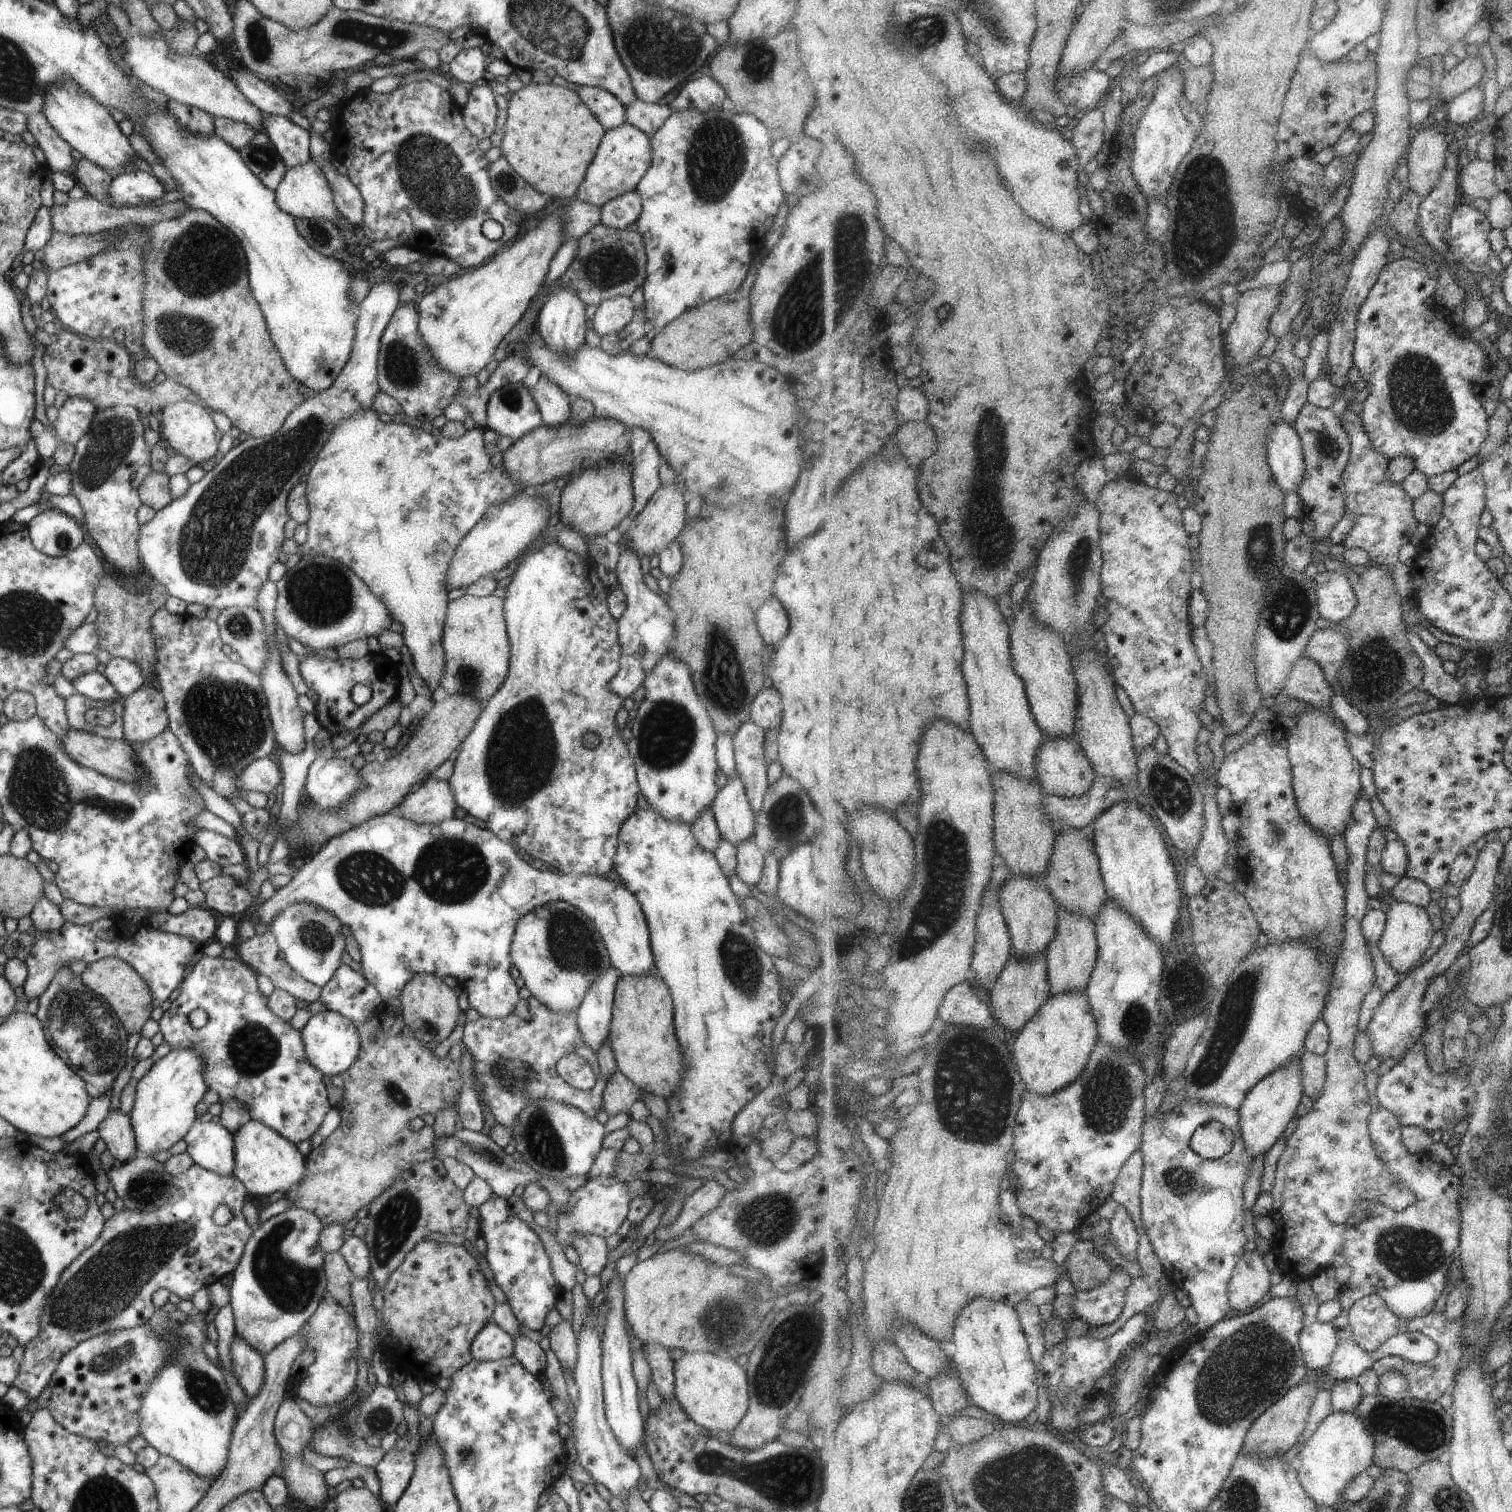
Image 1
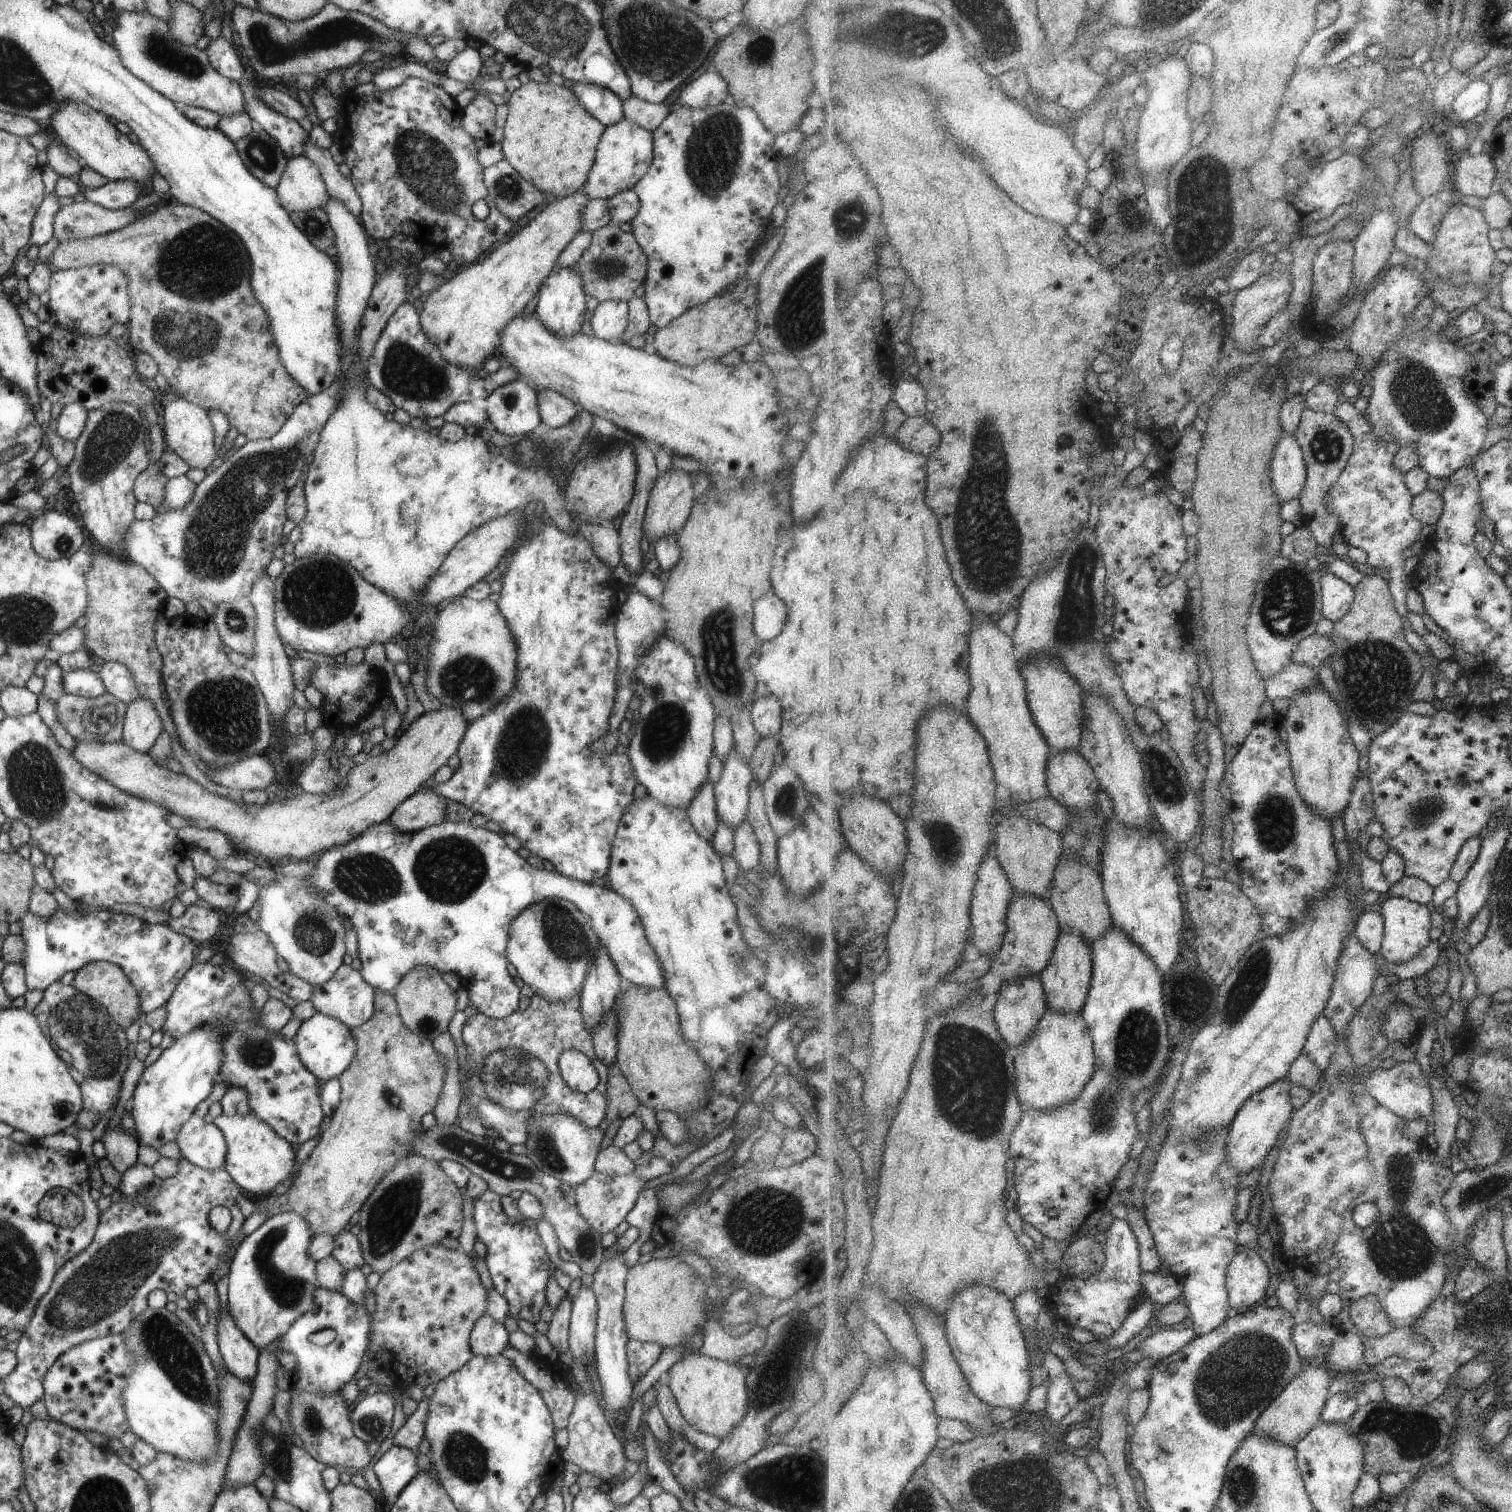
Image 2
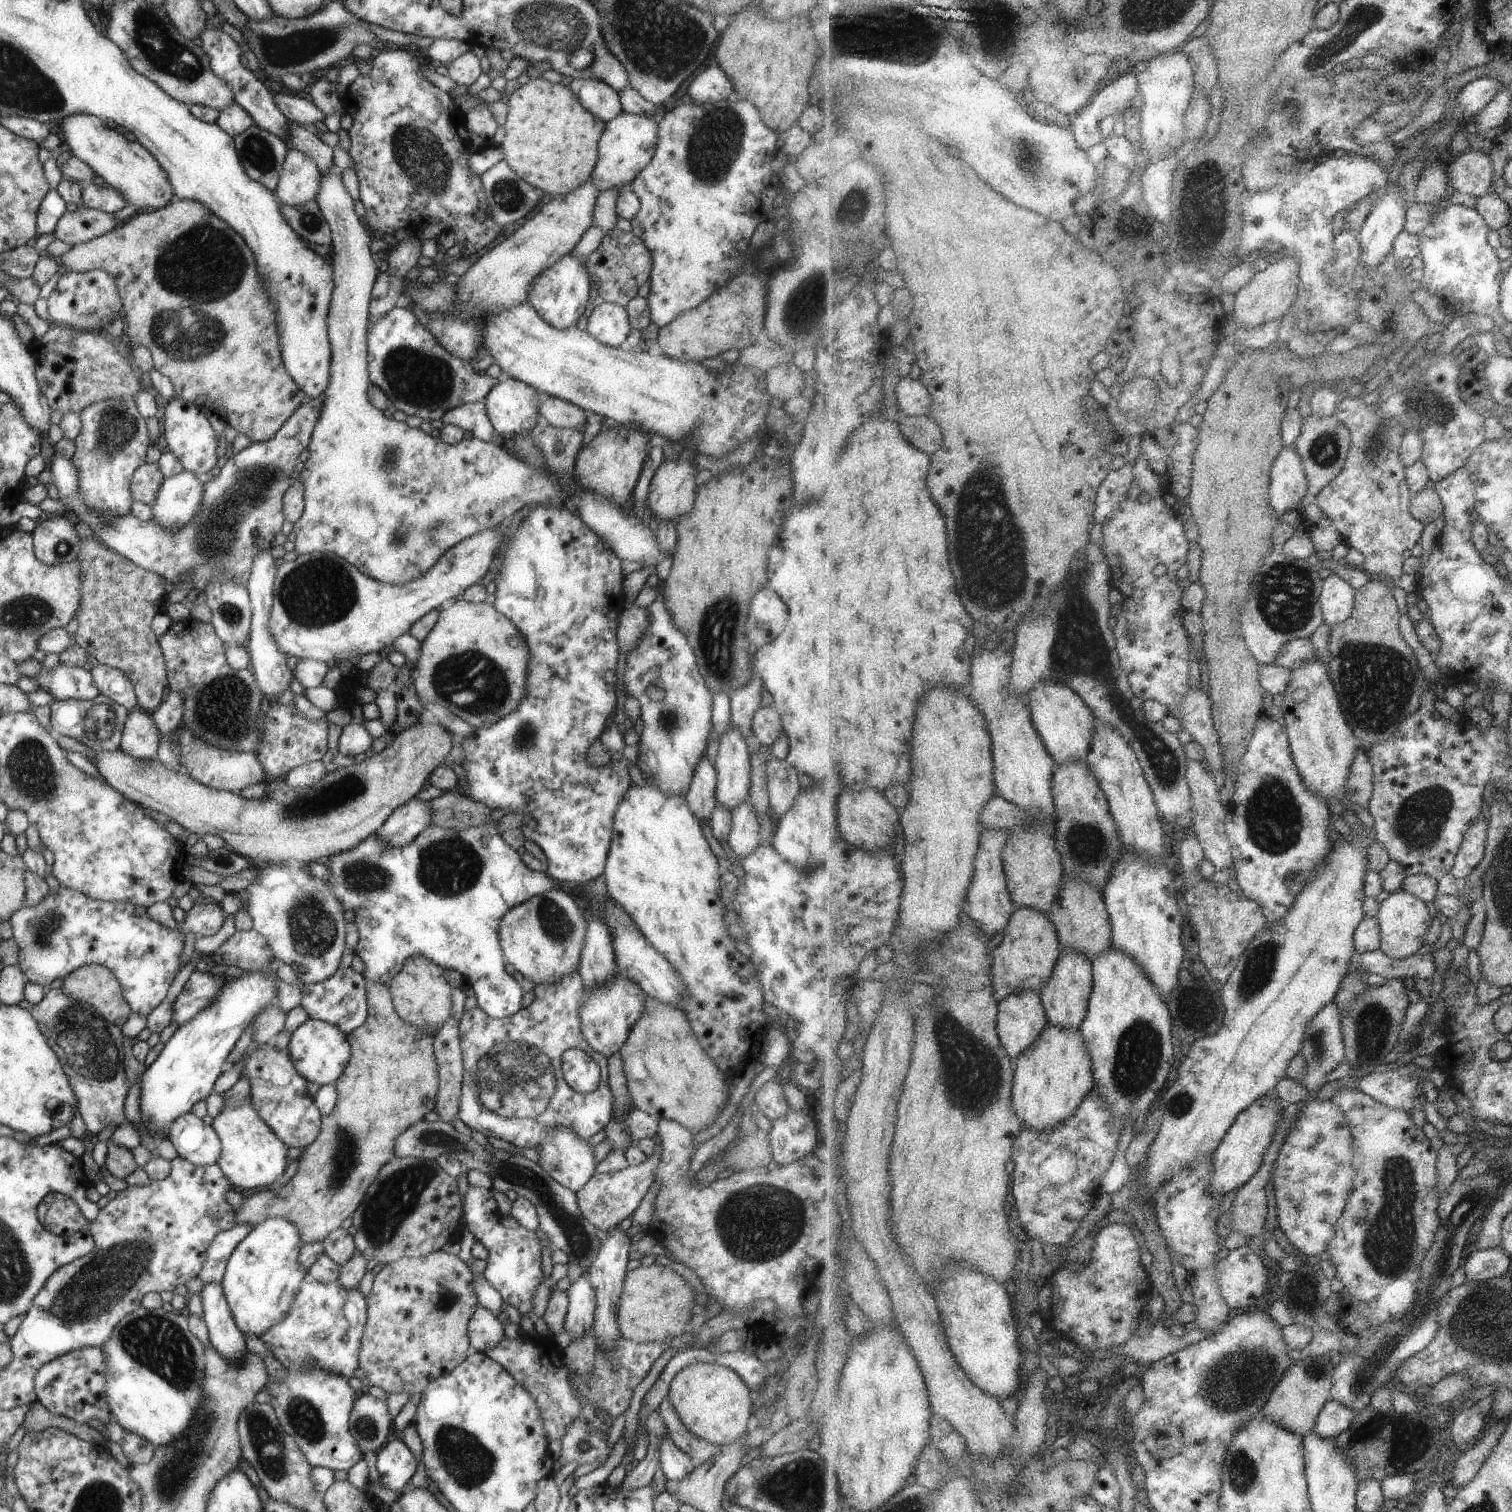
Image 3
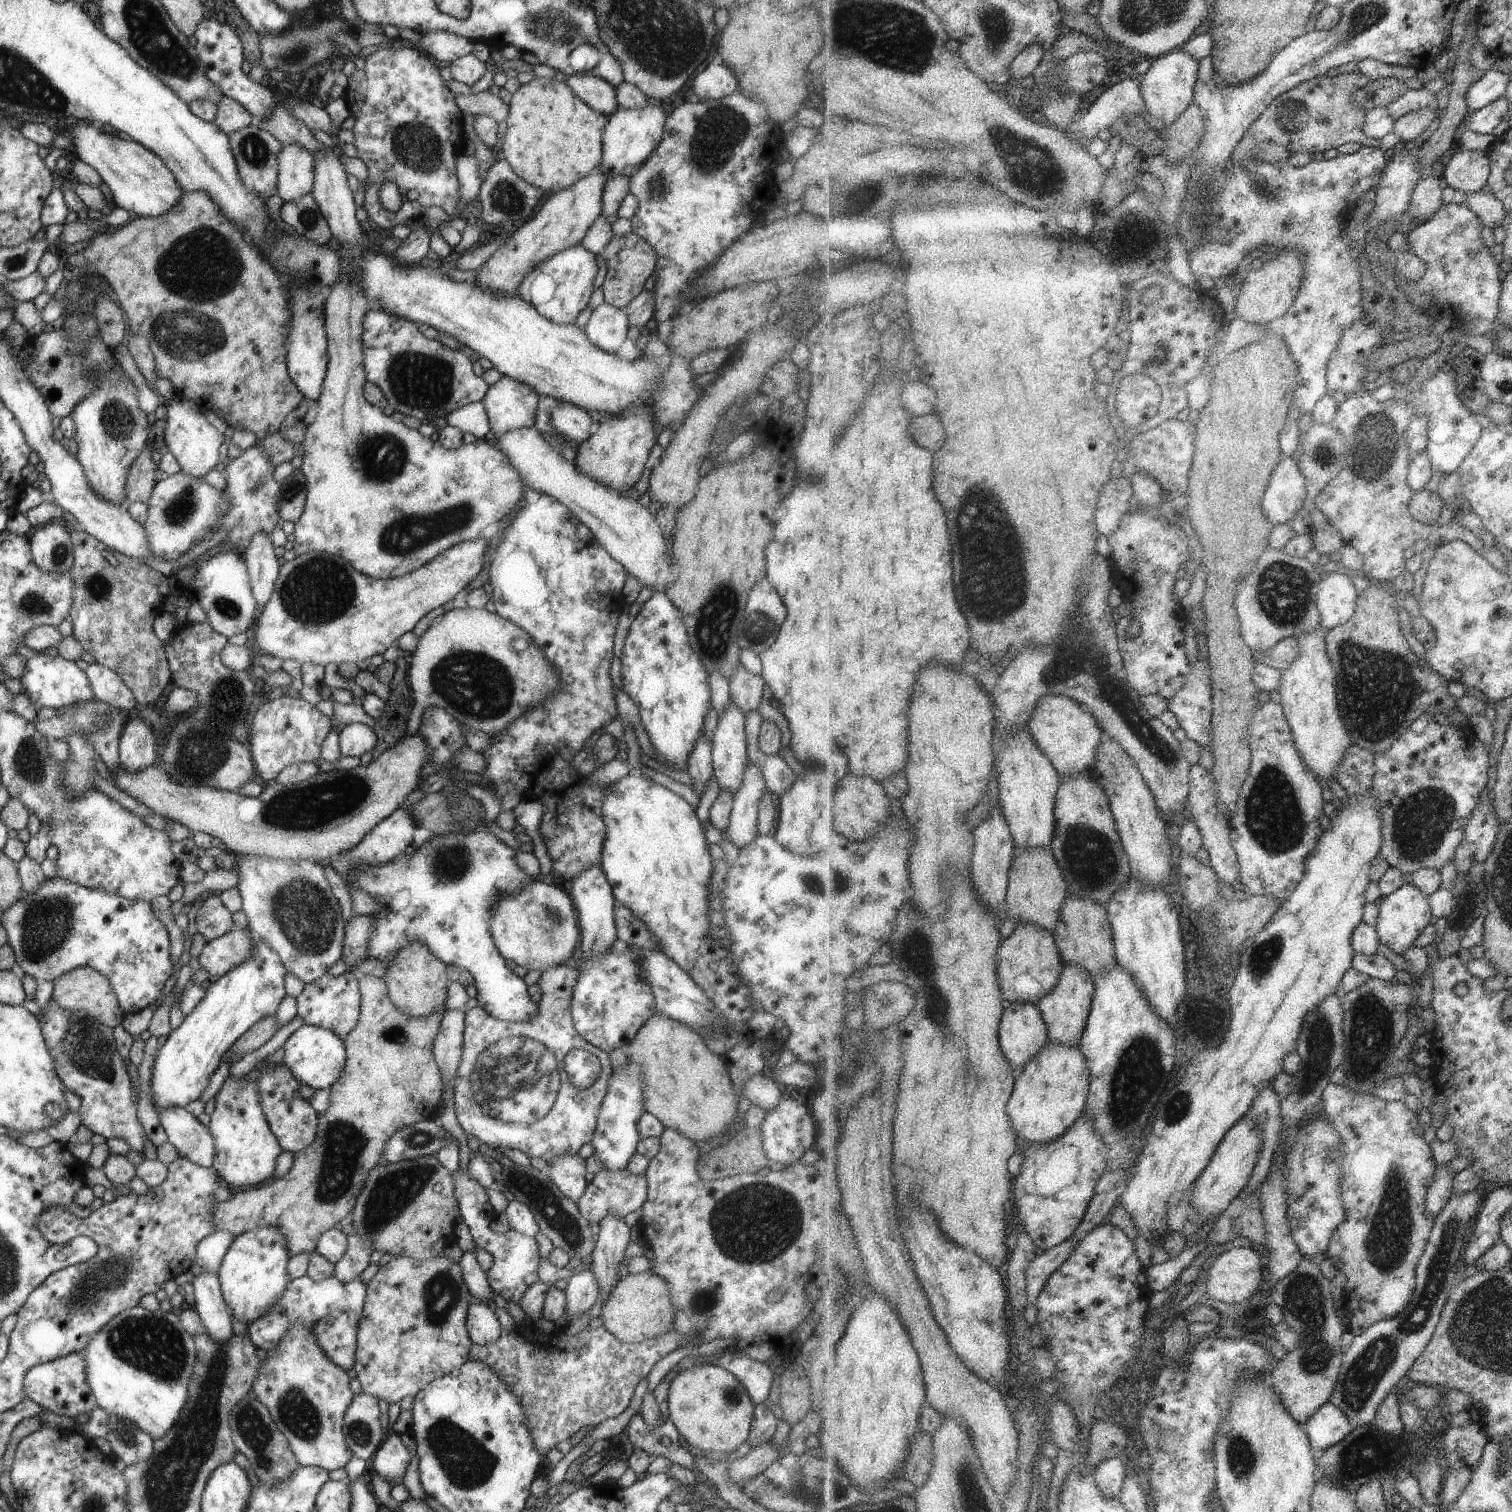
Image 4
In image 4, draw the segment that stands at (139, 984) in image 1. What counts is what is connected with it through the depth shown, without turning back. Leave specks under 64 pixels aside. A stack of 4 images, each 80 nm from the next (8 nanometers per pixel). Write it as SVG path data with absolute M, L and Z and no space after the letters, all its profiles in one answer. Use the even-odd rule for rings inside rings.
M77 967L58 976L52 983L51 1002L57 1003L60 1007L73 1012L81 1011L110 1029L122 1021L124 1012L119 1008L110 982L96 970L89 967Z

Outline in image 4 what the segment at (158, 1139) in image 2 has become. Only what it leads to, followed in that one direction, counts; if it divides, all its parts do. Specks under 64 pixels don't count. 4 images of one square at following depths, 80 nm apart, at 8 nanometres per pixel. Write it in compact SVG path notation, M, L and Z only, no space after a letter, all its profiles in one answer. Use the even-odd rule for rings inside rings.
M252 936L252 954L239 964L223 973L214 983L206 984L206 993L195 1005L195 1008L183 1021L172 1030L161 1048L158 1049L151 1074L148 1078L148 1092L157 1111L184 1107L188 1102L197 1100L203 1092L212 1072L222 1060L227 1049L245 1032L257 1019L267 1015L273 1015L285 996L283 989L283 976L286 968L280 961L279 956L261 941Z

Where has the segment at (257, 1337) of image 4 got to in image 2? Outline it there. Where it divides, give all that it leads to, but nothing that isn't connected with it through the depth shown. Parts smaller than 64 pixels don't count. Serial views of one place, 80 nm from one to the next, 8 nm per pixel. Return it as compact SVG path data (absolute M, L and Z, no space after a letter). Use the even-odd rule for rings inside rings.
M319 1286L314 1289L313 1293L314 1307L308 1310L307 1313L300 1314L292 1323L291 1326L281 1335L278 1336L278 1348L296 1358L296 1364L291 1371L292 1385L305 1393L319 1394L322 1391L324 1395L337 1393L344 1384L347 1384L353 1378L359 1362L363 1358L363 1352L367 1346L367 1338L369 1334L369 1318L367 1318L366 1310L363 1305L354 1305L346 1296L343 1296L339 1291L330 1291ZM323 1328L333 1328L336 1335L328 1345L318 1346L310 1341L307 1341L307 1336L312 1332L323 1330Z

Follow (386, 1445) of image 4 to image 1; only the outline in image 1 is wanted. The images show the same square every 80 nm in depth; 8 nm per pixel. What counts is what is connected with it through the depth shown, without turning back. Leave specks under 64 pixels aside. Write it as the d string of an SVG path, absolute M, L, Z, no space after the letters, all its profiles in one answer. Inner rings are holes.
M408 1447L402 1450L392 1448L374 1466L380 1484L382 1500L387 1504L395 1504L411 1480L414 1471L414 1456Z

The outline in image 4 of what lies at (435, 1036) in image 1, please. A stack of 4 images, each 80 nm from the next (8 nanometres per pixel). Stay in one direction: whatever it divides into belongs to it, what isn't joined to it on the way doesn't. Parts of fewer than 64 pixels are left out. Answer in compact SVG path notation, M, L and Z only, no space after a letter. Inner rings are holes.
M404 939L402 948L392 957L392 963L383 975L387 994L395 1008L411 1018L426 1017L441 1009L446 1001L449 983L445 968L447 965L437 960L424 944Z

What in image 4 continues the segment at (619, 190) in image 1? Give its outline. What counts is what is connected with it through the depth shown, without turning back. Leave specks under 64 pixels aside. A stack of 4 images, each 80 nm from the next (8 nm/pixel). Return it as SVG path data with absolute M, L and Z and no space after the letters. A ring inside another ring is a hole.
M648 102L638 109L618 108L608 116L603 136L603 154L597 168L606 179L621 176L629 178L646 161L660 141L666 116L659 103Z

